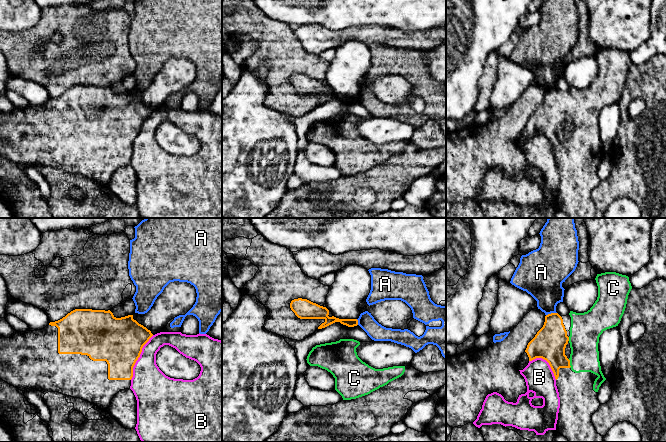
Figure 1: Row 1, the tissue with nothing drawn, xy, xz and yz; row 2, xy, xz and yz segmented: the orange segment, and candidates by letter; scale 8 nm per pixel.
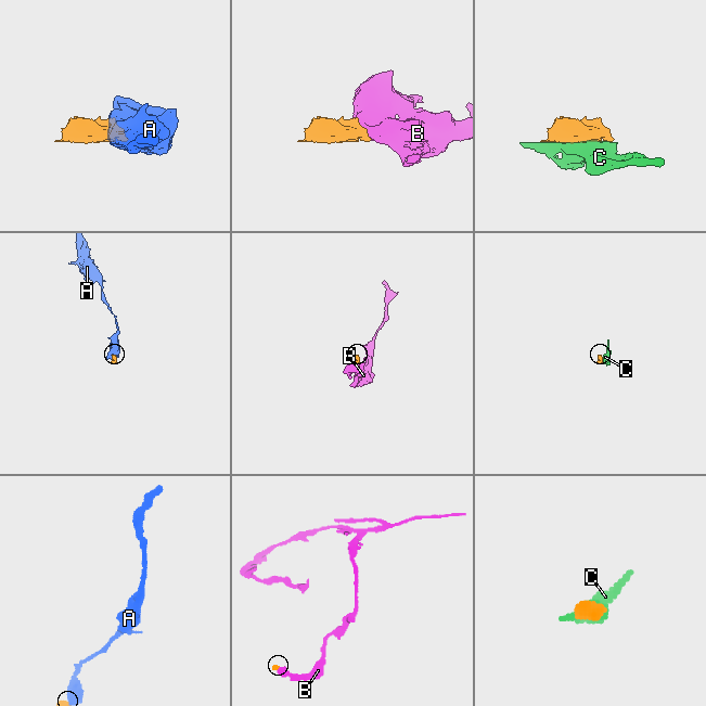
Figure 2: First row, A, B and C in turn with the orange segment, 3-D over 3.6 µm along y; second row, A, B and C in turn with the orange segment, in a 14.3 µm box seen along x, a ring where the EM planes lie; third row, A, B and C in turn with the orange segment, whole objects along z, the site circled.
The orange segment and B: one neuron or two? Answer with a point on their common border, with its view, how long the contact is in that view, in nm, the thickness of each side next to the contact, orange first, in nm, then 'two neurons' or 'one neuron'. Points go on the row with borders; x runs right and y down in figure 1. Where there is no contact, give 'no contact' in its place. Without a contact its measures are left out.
contact xy (139, 356); length 400 nm; calibres 380 and 300 nm; one neuron

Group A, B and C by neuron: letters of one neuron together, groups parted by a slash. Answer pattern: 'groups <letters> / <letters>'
groups A / B / C

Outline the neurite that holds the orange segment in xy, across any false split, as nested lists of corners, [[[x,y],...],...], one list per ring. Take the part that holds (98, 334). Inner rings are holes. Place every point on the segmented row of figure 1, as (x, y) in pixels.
[[[75,309],[62,319],[50,322],[58,328],[58,353],[87,355],[93,361],[106,361],[109,380],[130,380],[137,400],[136,431],[142,442],[222,442],[222,341],[207,334],[186,335],[160,332],[155,335],[133,319],[133,315],[116,318],[108,310]],[[164,345],[196,361],[201,371],[193,380],[166,376],[156,364],[156,354]]]

